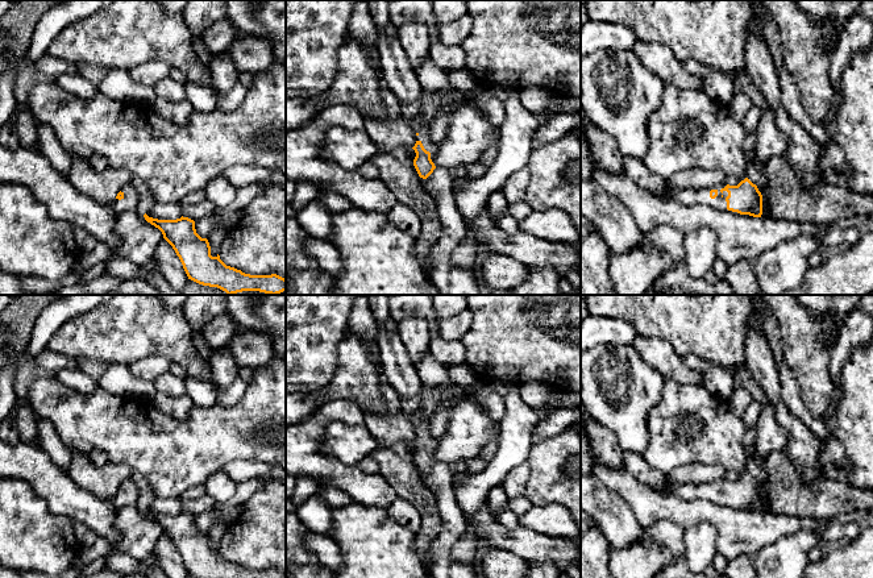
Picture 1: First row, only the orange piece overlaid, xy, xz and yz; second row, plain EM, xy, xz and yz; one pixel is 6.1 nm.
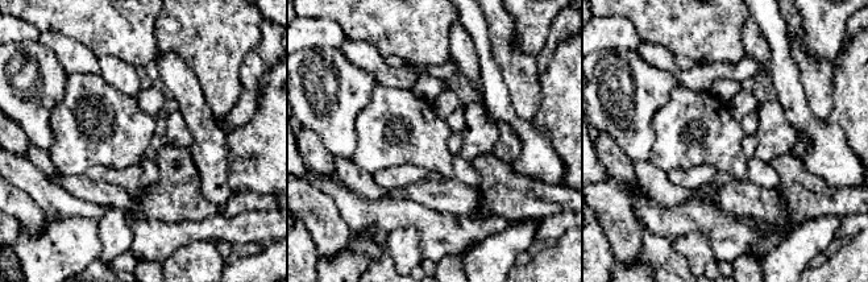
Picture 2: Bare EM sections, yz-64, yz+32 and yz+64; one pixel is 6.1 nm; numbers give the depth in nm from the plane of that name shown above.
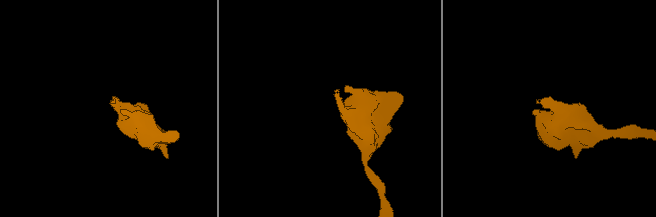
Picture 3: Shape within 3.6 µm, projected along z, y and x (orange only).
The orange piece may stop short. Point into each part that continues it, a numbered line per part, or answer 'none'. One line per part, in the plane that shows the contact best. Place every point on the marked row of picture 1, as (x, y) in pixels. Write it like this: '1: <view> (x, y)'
1: yz (687, 196)

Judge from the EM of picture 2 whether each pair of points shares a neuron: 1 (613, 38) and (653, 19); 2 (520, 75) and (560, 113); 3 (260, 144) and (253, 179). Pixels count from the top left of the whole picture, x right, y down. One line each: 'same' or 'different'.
1: different
2: different
3: same

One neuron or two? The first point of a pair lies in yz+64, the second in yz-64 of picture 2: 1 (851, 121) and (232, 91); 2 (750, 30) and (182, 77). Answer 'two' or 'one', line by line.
1: two
2: one

